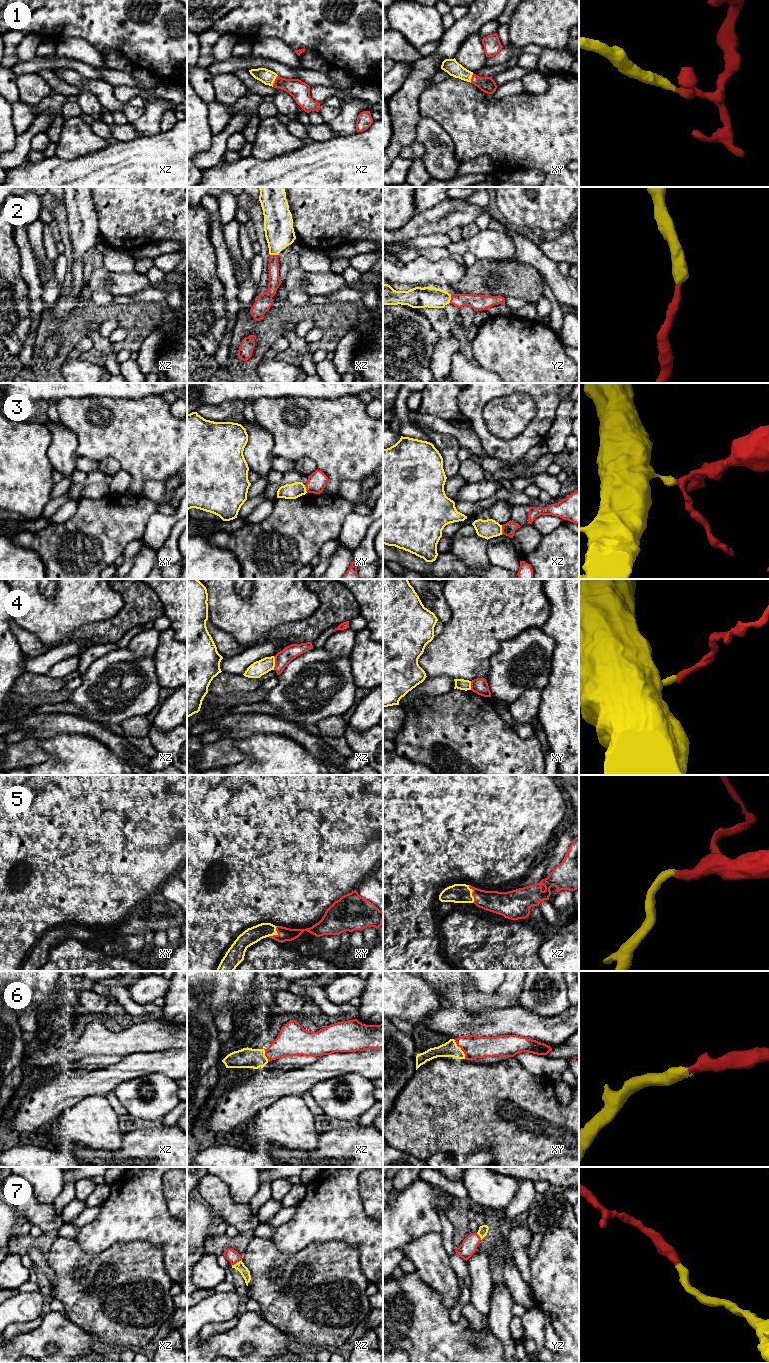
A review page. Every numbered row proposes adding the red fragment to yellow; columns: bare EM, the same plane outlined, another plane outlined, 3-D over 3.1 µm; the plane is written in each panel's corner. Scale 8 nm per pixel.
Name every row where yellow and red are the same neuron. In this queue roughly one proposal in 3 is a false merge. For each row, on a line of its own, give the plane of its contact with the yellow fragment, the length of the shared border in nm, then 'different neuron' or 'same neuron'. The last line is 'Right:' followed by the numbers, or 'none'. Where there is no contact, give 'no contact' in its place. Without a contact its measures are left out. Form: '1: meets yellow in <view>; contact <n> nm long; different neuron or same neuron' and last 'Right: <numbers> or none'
1: meets yellow in xz; contact 100 nm long; same neuron
2: meets yellow in yz; contact 70 nm long; same neuron
3: meets yellow in xz; contact 70 nm long; different neuron
4: meets yellow in xz; contact 110 nm long; different neuron
5: meets yellow in xz; contact 150 nm long; same neuron
6: meets yellow in xy; contact 190 nm long; same neuron
7: meets yellow in xz; contact 100 nm long; same neuron
Right: 1, 2, 5, 6, 7

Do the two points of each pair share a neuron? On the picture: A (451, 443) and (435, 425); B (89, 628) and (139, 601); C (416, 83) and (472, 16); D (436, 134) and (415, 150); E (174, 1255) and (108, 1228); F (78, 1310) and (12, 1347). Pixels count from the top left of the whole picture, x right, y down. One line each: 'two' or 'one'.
A: two
B: one
C: one
D: two
E: one
F: two

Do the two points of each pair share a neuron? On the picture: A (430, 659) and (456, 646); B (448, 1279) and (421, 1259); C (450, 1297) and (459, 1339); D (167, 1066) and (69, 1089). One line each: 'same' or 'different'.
A: same
B: same
C: different
D: same

